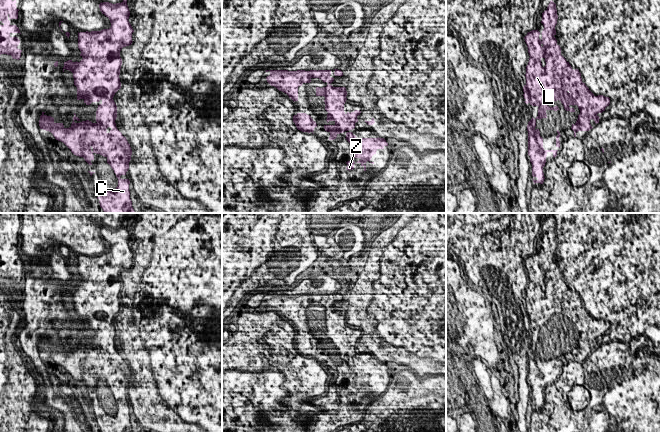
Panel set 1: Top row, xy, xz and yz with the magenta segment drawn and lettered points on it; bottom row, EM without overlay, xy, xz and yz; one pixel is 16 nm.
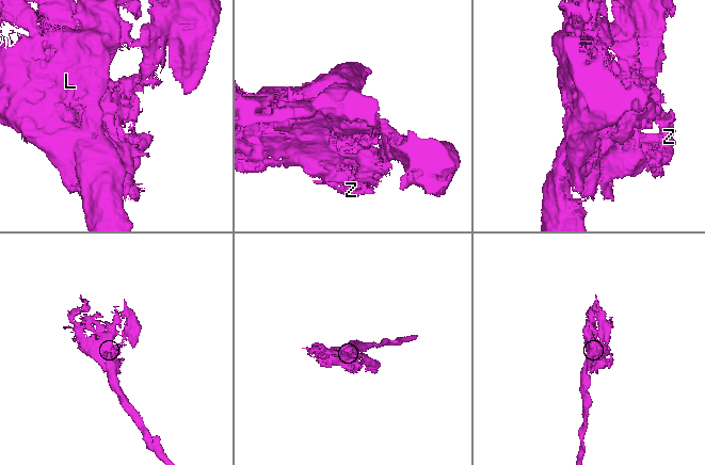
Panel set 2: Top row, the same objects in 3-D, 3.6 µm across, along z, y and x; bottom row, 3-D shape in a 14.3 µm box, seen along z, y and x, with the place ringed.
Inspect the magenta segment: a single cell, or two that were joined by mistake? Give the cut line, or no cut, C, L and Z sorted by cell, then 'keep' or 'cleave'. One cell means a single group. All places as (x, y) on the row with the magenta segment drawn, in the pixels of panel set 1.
no cut; C L Z; keep

